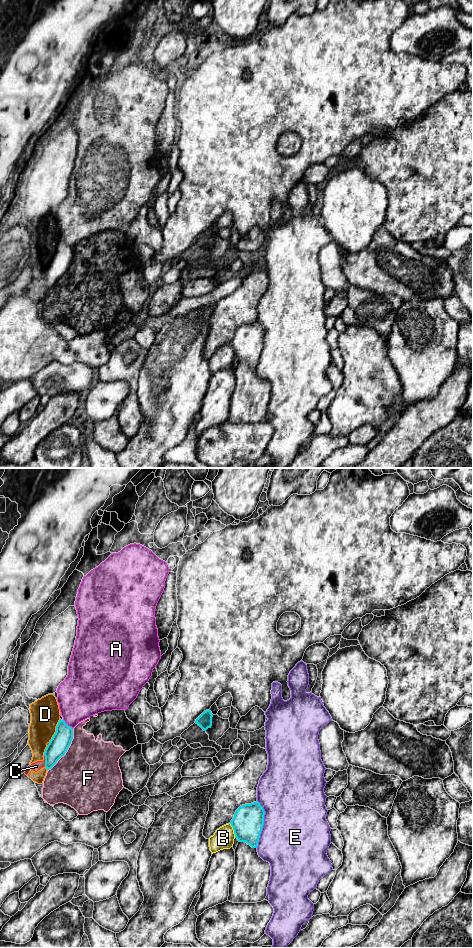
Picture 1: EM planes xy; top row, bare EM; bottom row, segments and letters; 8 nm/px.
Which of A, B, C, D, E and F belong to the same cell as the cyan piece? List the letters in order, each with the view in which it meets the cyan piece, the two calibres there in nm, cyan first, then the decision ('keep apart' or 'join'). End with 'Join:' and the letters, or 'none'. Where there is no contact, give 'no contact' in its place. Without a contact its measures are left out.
A: xy | 160/360 nm | keep apart
B: xy | 240/170 nm | keep apart
C: xy | 160/70 nm | keep apart
D: xy | 160/240 nm | keep apart
E: xy | 240/500 nm | keep apart
F: xy | 160/480 nm | keep apart
Join: none

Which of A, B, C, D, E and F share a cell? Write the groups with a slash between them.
A / B / C D / E / F

